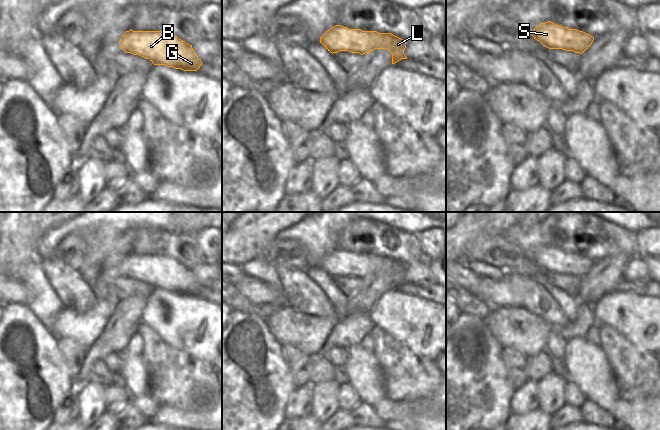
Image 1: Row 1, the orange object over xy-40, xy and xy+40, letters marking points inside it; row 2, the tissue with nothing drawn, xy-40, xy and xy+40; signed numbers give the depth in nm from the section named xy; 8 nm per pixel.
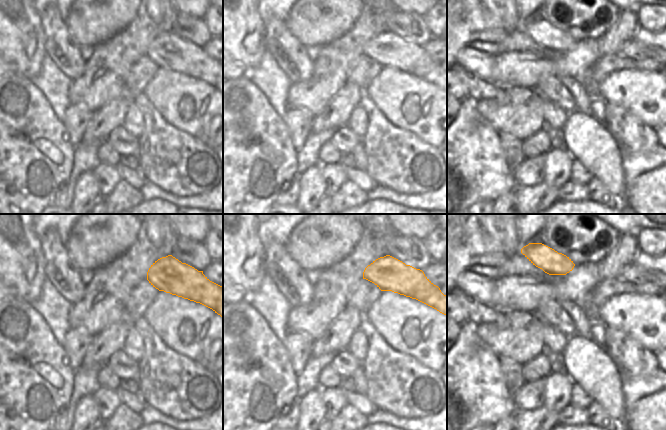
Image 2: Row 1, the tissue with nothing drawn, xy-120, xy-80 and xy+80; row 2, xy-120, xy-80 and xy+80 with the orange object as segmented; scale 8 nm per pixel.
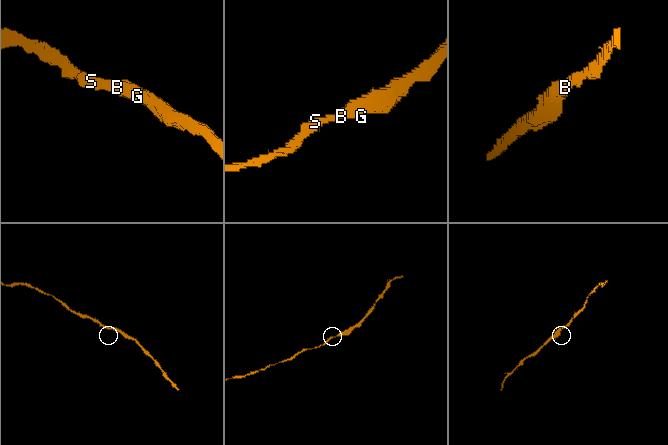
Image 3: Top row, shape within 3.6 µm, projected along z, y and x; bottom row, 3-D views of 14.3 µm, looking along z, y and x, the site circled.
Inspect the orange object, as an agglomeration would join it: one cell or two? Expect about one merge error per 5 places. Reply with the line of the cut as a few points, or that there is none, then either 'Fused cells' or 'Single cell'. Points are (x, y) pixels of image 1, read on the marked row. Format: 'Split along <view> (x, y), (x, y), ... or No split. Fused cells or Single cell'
No split. Single cell

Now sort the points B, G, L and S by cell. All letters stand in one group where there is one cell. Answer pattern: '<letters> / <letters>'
B G L S

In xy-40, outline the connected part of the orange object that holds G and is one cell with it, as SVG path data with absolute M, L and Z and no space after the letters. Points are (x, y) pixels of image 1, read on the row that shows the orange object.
M126 31L120 48L133 55L149 59L154 65L165 65L183 71L197 71L202 61L192 45L163 31Z

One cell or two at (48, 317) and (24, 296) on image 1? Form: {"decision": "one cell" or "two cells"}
{"decision": "two cells"}

